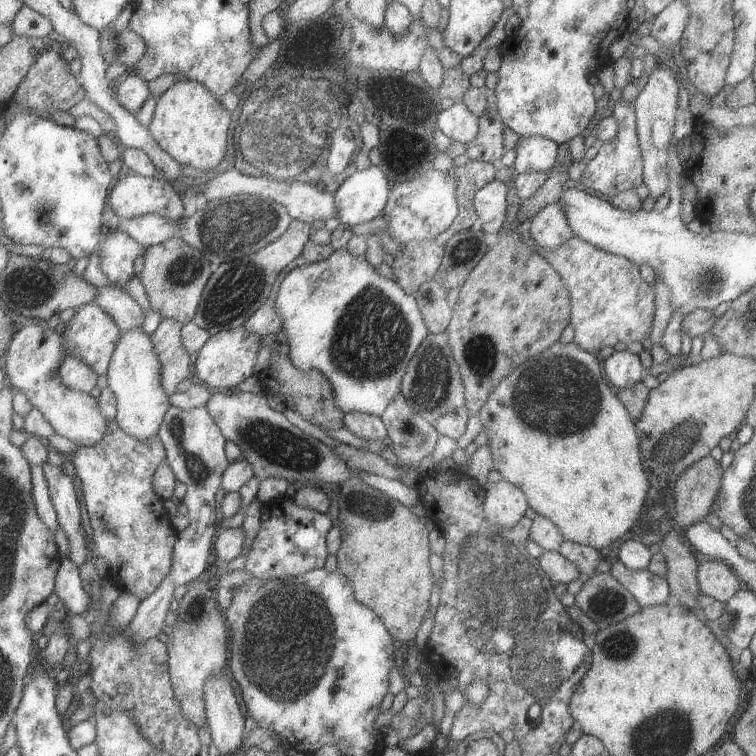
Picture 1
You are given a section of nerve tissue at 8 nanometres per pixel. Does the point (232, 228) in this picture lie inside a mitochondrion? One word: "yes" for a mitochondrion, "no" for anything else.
yes

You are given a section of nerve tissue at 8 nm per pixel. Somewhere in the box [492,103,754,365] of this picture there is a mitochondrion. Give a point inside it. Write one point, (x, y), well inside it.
(697, 281)

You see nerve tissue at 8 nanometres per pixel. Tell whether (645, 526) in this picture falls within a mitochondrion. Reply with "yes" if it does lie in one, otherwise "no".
no

